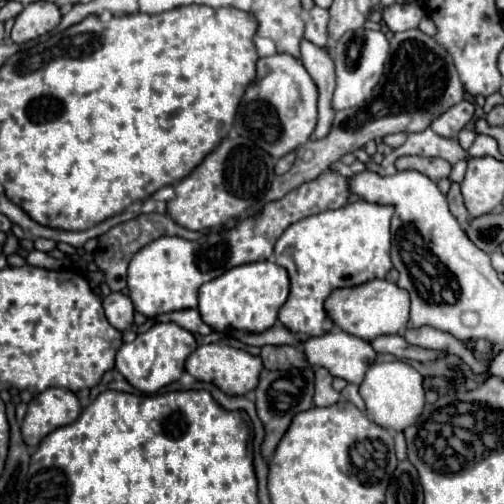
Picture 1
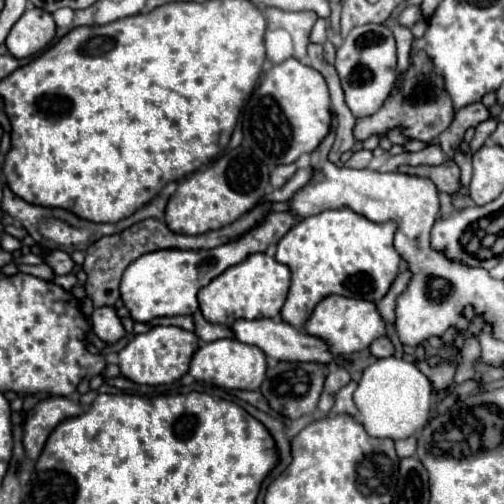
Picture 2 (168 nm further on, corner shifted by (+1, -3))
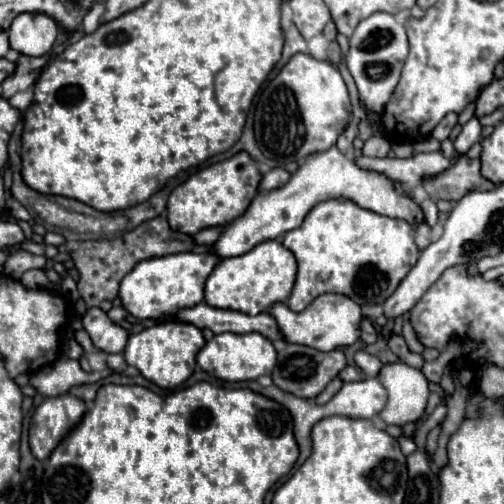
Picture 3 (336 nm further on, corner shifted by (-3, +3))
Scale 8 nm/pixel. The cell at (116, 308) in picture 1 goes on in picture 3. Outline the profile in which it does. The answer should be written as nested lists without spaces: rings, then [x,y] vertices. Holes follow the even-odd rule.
[[[90,308],[84,316],[82,316],[82,326],[88,332],[92,344],[106,352],[106,354],[114,354],[114,352],[122,352],[128,340],[128,332],[120,326],[116,326],[104,310],[100,308]]]

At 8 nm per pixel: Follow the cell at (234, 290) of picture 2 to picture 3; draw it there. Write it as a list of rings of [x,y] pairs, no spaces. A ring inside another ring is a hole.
[[[266,240],[250,252],[220,260],[206,282],[206,302],[214,308],[238,310],[244,314],[268,312],[274,302],[286,302],[296,280],[296,258],[280,240]]]

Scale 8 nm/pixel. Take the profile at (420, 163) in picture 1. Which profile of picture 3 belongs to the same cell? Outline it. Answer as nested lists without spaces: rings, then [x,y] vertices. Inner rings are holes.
[[[462,156],[456,164],[452,164],[446,172],[438,174],[436,178],[424,184],[426,192],[436,200],[450,200],[458,202],[470,190],[492,190],[498,184],[486,180],[480,174],[480,160],[472,160]]]

